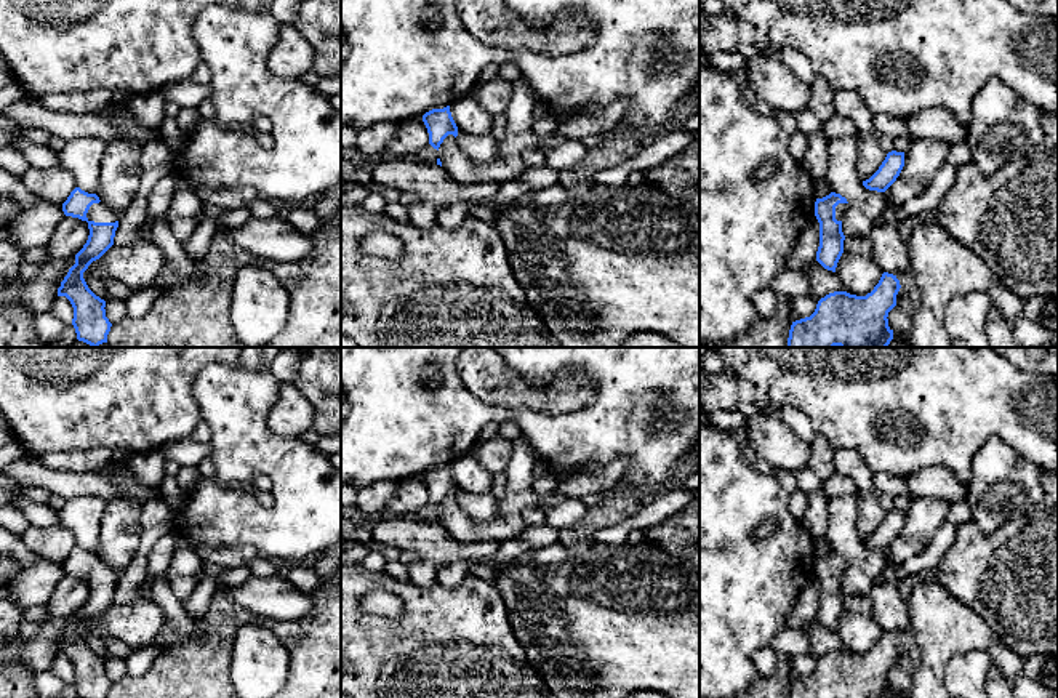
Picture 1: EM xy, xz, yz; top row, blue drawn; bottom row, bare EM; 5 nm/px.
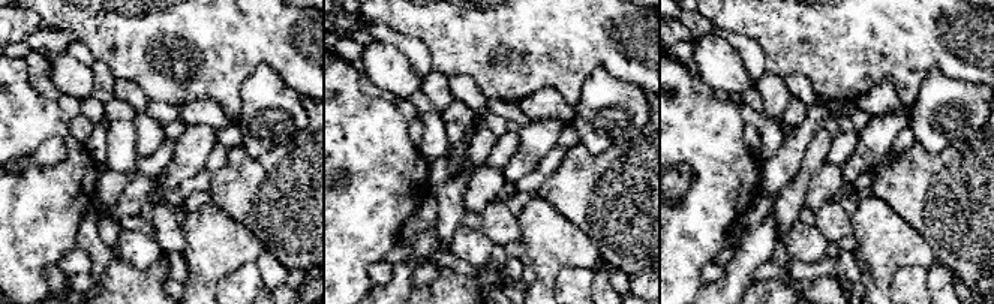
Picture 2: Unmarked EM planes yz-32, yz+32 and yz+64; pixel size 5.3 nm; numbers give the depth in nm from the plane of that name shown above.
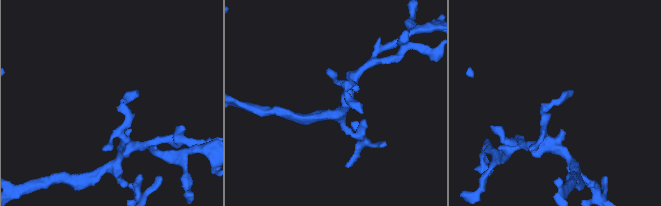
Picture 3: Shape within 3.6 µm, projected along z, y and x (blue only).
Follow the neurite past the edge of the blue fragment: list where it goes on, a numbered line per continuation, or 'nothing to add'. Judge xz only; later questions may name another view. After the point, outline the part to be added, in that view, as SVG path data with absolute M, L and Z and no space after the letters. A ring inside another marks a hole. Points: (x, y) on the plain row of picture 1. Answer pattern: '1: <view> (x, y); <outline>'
1: xz (484, 506); M458 490L456 499L474 520L491 520L498 514L498 499L491 493L475 495Z

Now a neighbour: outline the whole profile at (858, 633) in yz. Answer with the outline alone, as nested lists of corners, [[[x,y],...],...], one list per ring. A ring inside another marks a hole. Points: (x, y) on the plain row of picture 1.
[[[844,610],[836,632],[847,650],[856,655],[866,655],[879,642],[884,629],[872,616]]]

